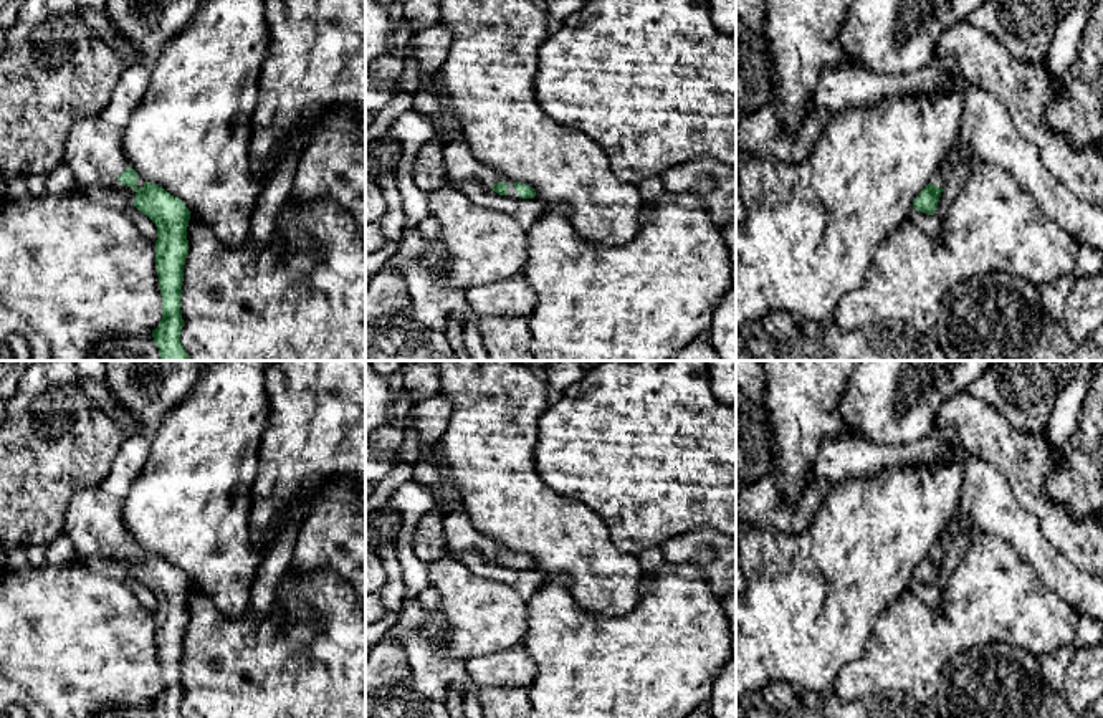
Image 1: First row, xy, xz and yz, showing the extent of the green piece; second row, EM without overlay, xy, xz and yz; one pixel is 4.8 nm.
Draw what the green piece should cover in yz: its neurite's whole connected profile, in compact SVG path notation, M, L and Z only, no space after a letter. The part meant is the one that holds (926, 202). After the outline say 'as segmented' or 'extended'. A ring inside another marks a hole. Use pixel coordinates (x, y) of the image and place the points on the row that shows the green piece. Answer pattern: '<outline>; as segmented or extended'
M957 146L941 164L939 170L929 179L929 184L913 200L913 208L918 212L933 215L943 192L943 185L949 172L962 160L974 159L974 152L969 147Z; extended

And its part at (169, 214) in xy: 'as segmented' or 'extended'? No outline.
extended

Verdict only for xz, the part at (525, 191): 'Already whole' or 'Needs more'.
Needs more

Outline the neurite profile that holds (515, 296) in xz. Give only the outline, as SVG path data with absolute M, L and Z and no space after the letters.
M524 270L508 280L466 290L466 301L476 318L528 318L536 299Z

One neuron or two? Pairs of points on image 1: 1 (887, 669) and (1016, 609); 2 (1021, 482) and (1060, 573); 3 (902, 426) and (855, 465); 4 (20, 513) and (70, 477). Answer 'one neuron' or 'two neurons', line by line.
1: one neuron
2: two neurons
3: two neurons
4: one neuron

